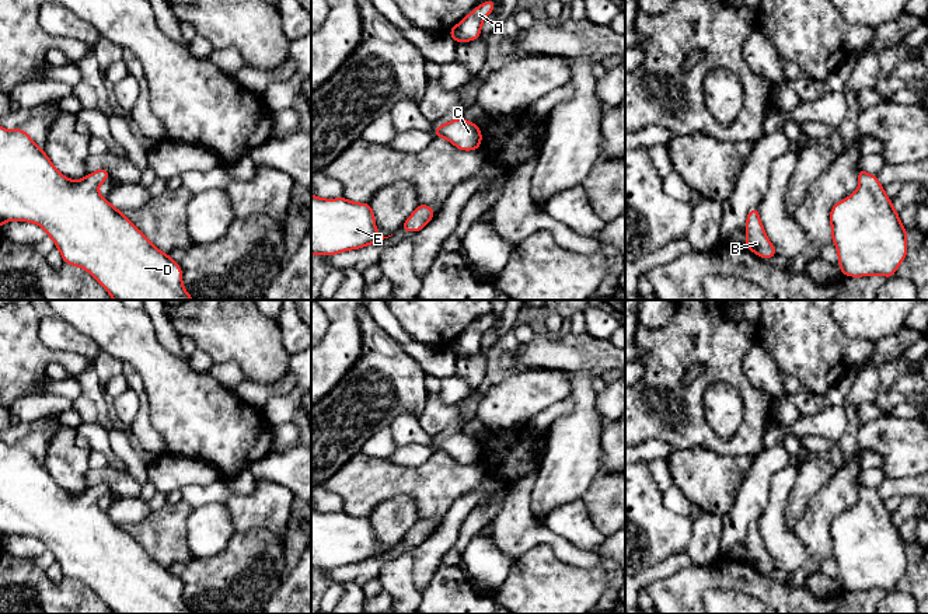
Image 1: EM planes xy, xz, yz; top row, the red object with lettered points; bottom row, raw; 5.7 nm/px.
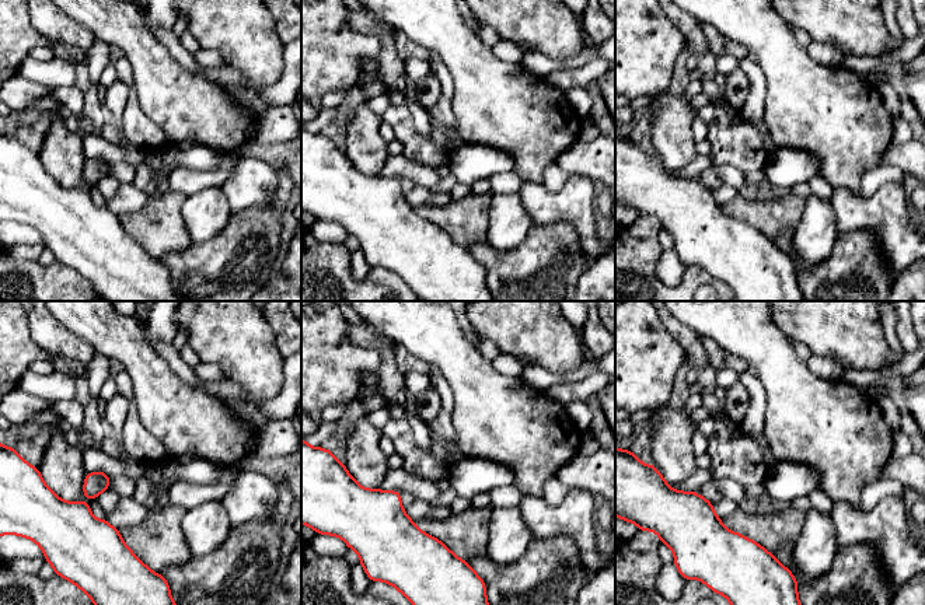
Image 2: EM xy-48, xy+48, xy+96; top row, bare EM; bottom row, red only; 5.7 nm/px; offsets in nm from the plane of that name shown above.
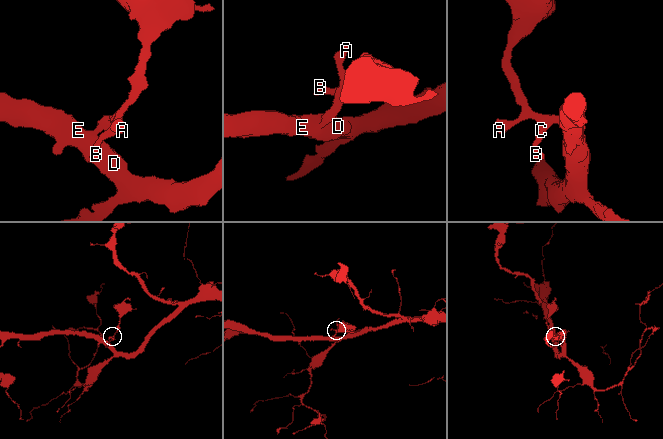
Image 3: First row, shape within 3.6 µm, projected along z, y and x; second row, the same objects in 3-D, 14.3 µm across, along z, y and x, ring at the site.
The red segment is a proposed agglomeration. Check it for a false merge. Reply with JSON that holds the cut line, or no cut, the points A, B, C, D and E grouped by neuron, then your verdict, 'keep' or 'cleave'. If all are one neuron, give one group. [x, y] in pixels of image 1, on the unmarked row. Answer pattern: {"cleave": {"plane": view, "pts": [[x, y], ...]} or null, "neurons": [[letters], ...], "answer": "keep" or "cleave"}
{"cleave": null, "neurons": [["A", "B", "C", "D", "E"]], "answer": "keep"}

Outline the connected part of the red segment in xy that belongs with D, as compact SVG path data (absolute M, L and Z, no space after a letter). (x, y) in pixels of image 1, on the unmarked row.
M0 440L0 540L20 534L39 538L60 565L63 576L91 587L114 614L193 614L182 600L182 583L168 568L156 562L121 524L104 513L98 500L109 493L107 482L87 488L80 495L62 489L24 443Z

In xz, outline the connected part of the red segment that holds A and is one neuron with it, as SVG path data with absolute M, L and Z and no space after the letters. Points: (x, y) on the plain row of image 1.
M493 313L478 320L467 331L464 331L461 336L449 345L450 350L457 357L478 353L481 350L481 339L484 334L492 327L493 321Z

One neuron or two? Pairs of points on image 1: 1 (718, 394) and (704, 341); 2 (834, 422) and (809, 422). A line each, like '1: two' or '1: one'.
1: two
2: one

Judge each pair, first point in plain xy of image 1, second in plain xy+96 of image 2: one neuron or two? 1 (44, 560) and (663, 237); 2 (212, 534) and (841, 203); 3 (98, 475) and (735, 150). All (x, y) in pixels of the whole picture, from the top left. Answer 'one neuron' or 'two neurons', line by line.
1: one neuron
2: two neurons
3: two neurons

